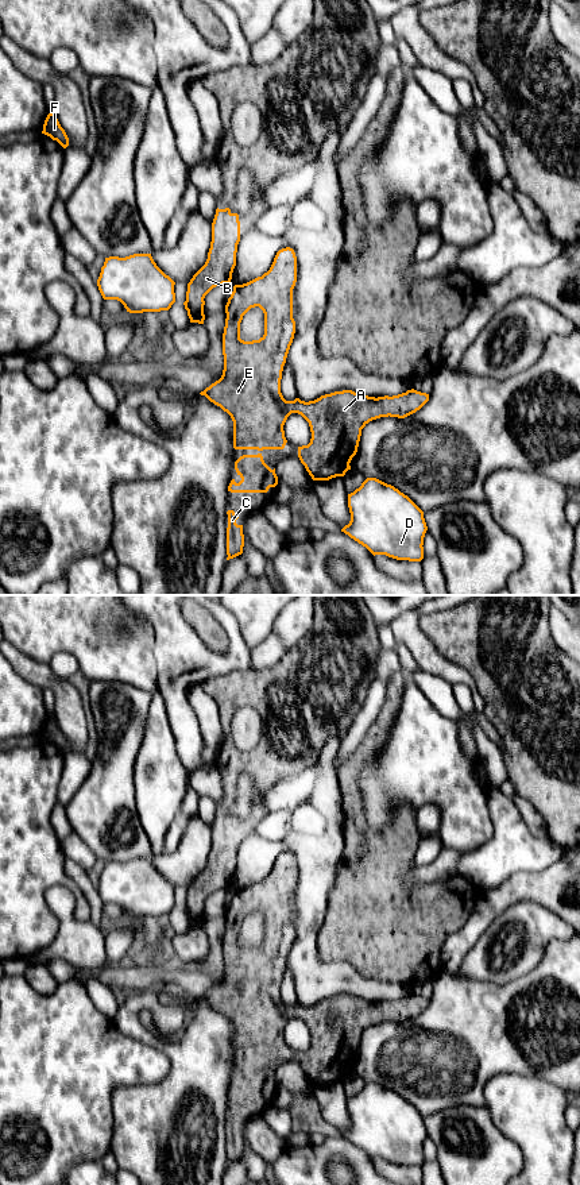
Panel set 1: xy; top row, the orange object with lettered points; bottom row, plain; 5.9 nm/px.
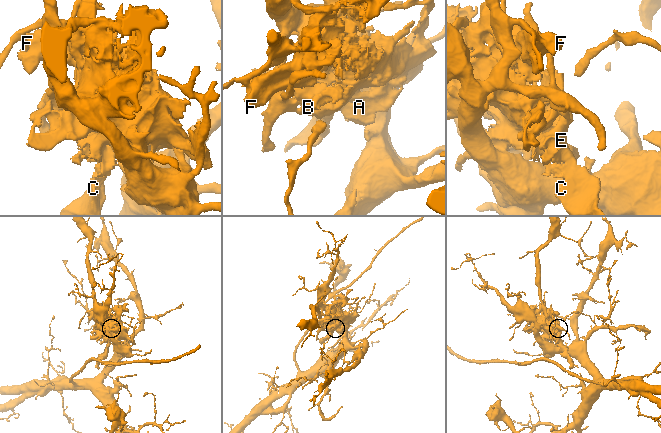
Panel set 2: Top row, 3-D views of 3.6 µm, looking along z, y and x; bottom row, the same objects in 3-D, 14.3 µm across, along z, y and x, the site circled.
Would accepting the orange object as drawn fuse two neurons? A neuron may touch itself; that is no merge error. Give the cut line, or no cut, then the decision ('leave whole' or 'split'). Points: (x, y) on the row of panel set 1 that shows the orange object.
cut in xy along (186, 300), (192, 311), (202, 313); split

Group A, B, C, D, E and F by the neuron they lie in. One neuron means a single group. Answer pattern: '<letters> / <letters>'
A B C E F / D

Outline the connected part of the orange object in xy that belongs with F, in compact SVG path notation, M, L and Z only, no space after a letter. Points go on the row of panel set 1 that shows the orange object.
M53 112L47 115L42 134L57 140L63 148L69 146L69 138Z

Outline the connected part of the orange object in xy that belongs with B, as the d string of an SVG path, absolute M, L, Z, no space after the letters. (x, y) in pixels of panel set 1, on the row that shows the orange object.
M217 208L212 223L212 242L208 259L187 283L186 301L192 312L202 314L205 296L213 287L231 282L236 266L239 242L239 215L232 213L229 208Z

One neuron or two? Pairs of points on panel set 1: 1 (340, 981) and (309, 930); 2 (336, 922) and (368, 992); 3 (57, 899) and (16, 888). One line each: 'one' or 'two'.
1: one
2: two
3: two

